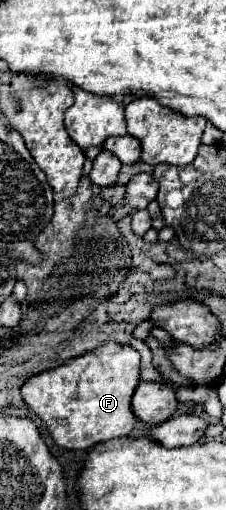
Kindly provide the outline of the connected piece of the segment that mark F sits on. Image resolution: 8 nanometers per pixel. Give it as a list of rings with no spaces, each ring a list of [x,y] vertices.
[[[108,342],[96,352],[32,376],[22,386],[22,398],[44,422],[56,446],[68,450],[88,450],[98,442],[128,436],[134,430],[138,418],[132,412],[132,392],[138,384],[140,354],[132,346]]]

